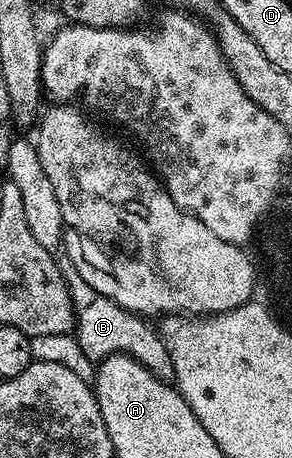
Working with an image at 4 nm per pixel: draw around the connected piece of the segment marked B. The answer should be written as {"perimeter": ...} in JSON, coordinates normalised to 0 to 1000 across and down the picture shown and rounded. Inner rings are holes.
{"perimeter":[[[219,561],[202,568],[209,603],[233,624],[240,648],[250,657],[250,679],[260,686],[253,738],[267,745],[274,766],[295,771],[295,779],[318,788],[339,788],[380,775],[442,775],[469,784],[514,814],[565,832],[606,825],[610,803],[596,788],[582,788],[582,771],[568,762],[558,738],[531,712],[521,714],[503,694],[462,688],[452,679],[418,675],[377,648],[349,648],[322,622],[295,622],[281,614],[281,596],[247,574],[247,568]]]}

